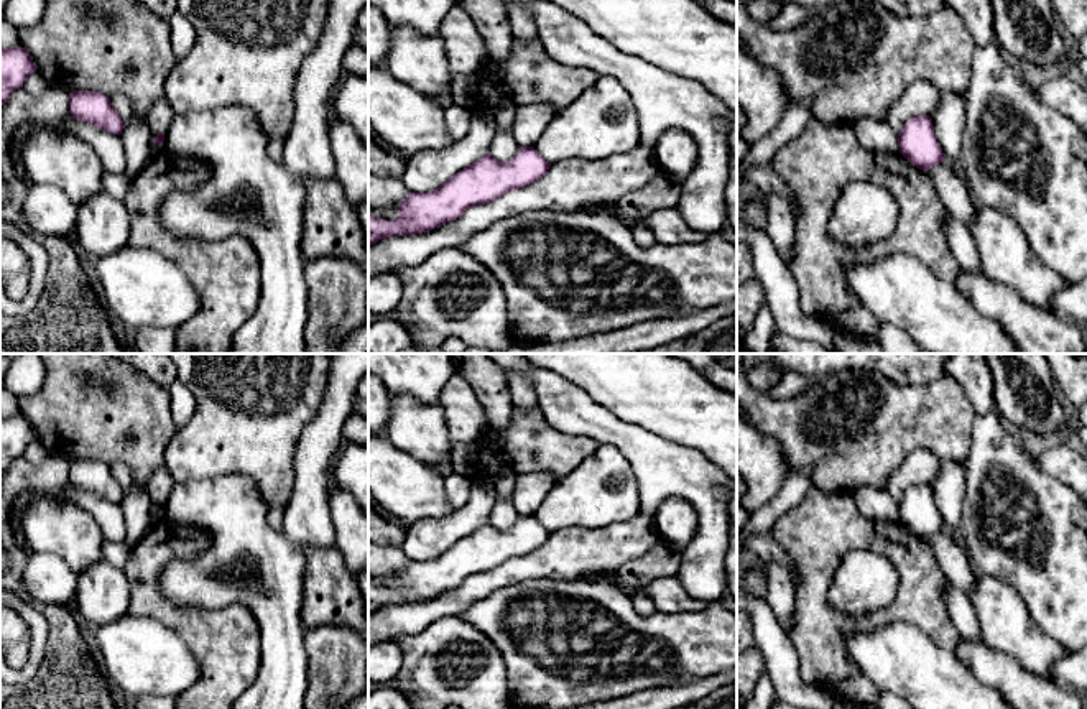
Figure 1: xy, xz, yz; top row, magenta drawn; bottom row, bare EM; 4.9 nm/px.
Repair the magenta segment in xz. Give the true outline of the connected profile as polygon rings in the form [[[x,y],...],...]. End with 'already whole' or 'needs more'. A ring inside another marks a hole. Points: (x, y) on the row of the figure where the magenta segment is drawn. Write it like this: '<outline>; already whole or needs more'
[[[521,146],[510,161],[503,163],[487,153],[437,189],[409,192],[396,207],[400,214],[396,220],[378,219],[368,212],[368,247],[393,235],[429,232],[460,217],[474,206],[530,186],[543,178],[549,166],[551,163],[533,146]]]; already whole

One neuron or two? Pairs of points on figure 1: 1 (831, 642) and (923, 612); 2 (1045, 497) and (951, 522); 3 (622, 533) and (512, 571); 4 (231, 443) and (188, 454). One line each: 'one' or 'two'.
1: one
2: two
3: one
4: one

